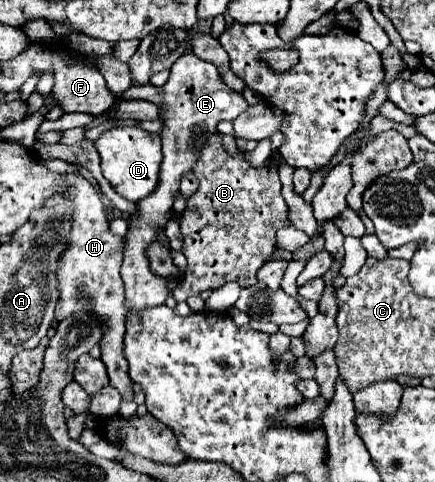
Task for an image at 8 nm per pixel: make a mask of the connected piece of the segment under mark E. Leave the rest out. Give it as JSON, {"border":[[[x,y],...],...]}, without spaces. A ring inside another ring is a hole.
{"border":[[[183,54],[171,68],[171,76],[163,86],[131,86],[123,98],[135,98],[135,100],[149,100],[155,106],[159,106],[163,122],[161,138],[163,138],[163,162],[159,172],[159,186],[143,200],[137,202],[137,210],[129,214],[129,228],[123,248],[123,266],[121,266],[121,278],[125,282],[125,294],[127,294],[127,306],[129,310],[143,310],[165,304],[165,298],[171,294],[169,282],[161,276],[155,276],[149,268],[147,258],[147,246],[159,238],[159,234],[165,230],[165,224],[171,220],[173,200],[179,192],[179,184],[183,174],[191,172],[195,162],[199,160],[199,146],[207,142],[207,138],[217,132],[217,124],[221,120],[233,120],[243,110],[247,110],[247,102],[241,92],[231,90],[223,78],[219,76],[217,68],[195,54]]]}

